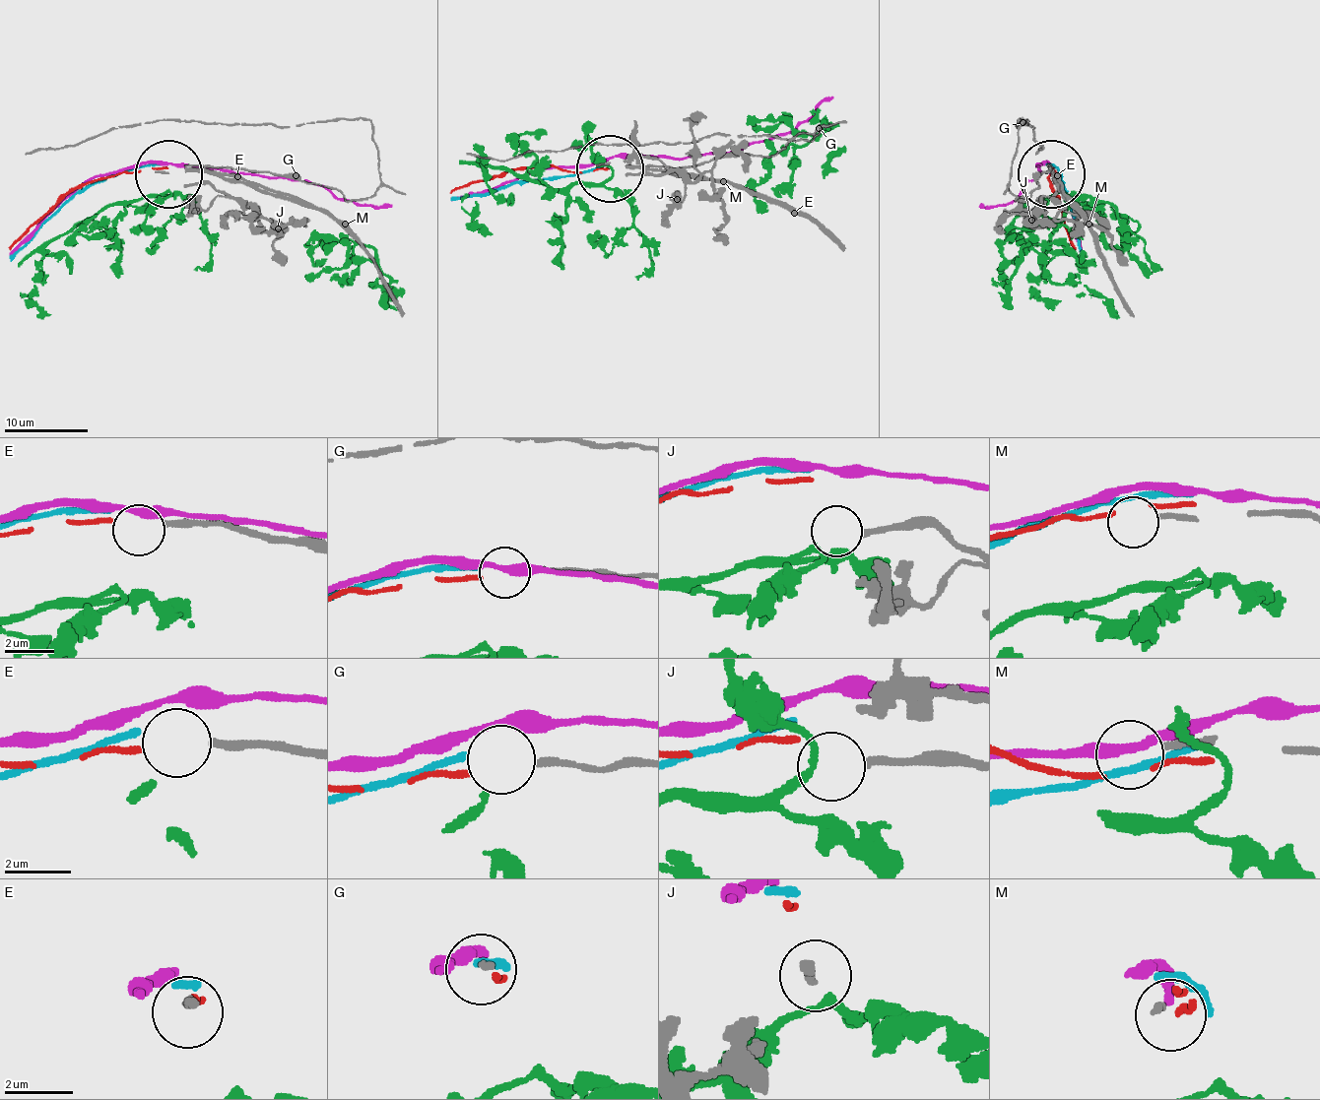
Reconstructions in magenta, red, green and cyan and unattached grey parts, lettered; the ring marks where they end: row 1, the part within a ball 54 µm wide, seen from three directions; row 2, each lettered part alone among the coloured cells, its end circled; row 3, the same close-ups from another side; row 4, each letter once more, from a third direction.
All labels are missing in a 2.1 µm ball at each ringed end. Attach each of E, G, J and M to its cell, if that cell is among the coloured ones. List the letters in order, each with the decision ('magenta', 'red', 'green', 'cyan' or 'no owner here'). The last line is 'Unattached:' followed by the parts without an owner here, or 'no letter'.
E: no owner here
G: red
J: green
M: no owner here
Unattached: E, M

